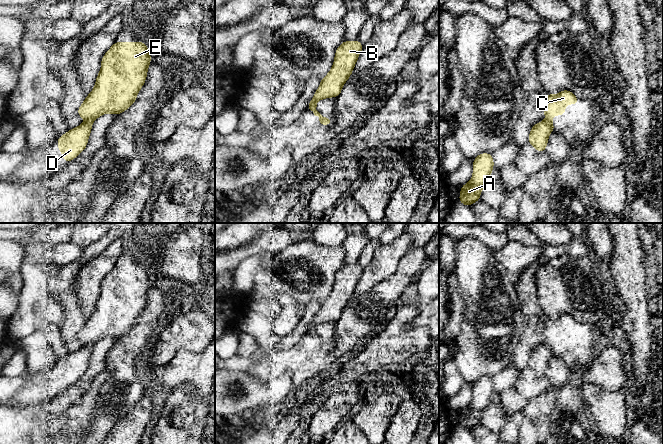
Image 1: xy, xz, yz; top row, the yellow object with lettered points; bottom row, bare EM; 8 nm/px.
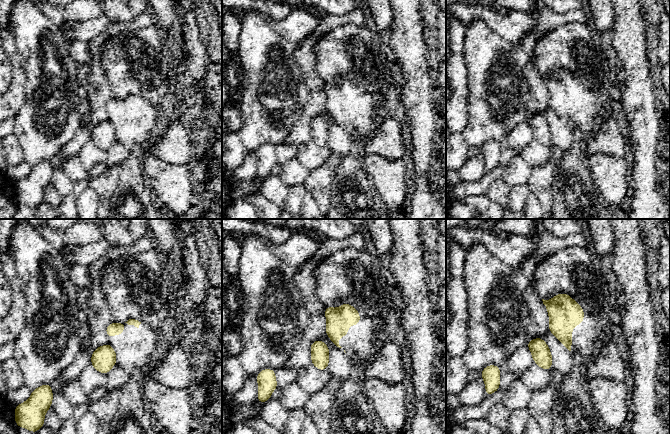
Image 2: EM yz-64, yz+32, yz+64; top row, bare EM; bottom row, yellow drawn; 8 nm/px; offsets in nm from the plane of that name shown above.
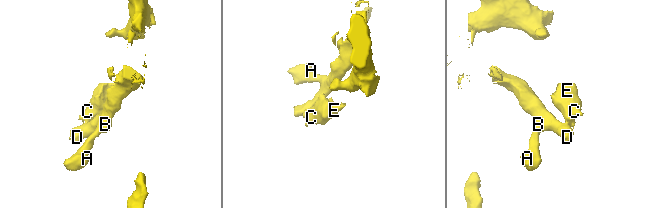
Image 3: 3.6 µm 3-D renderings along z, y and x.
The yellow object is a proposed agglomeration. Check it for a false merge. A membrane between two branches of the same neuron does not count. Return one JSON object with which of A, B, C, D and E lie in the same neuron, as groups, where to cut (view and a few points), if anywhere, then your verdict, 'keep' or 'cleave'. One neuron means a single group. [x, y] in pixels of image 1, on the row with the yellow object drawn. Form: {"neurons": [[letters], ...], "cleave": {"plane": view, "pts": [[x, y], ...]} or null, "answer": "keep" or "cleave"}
{"neurons": [["A", "B", "D"], ["C", "E"]], "cleave": {"plane": "yz", "pts": [[546, 120], [552, 128]]}, "answer": "cleave"}

